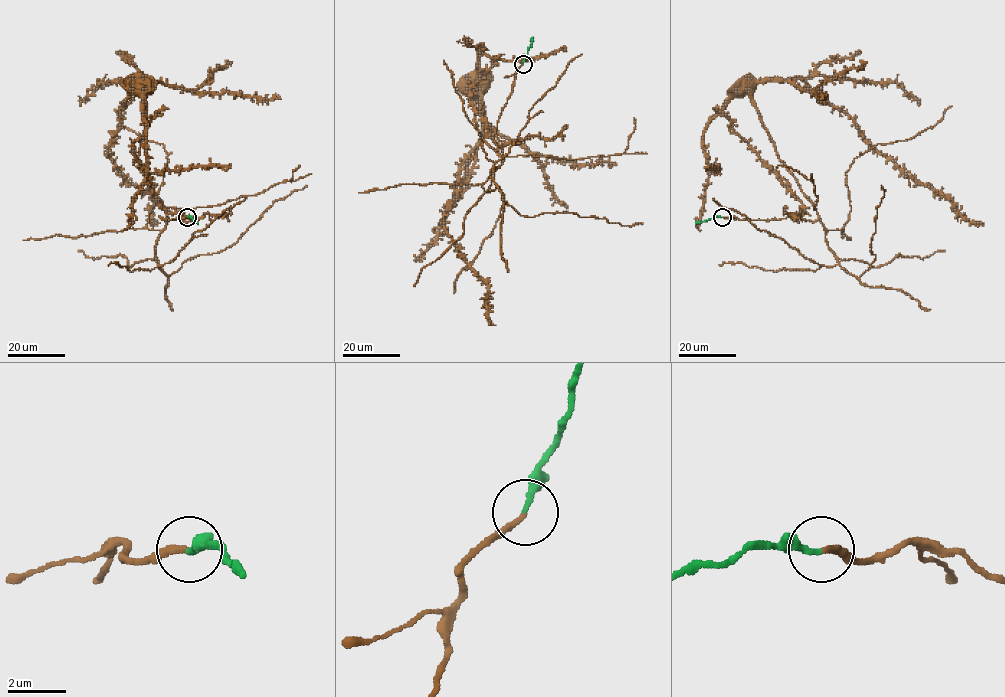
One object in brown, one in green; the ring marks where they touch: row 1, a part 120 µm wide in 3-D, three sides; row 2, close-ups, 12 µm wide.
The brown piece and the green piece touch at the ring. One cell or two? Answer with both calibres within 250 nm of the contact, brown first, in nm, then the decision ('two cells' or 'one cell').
calibres 190 and 200 nm; one cell

